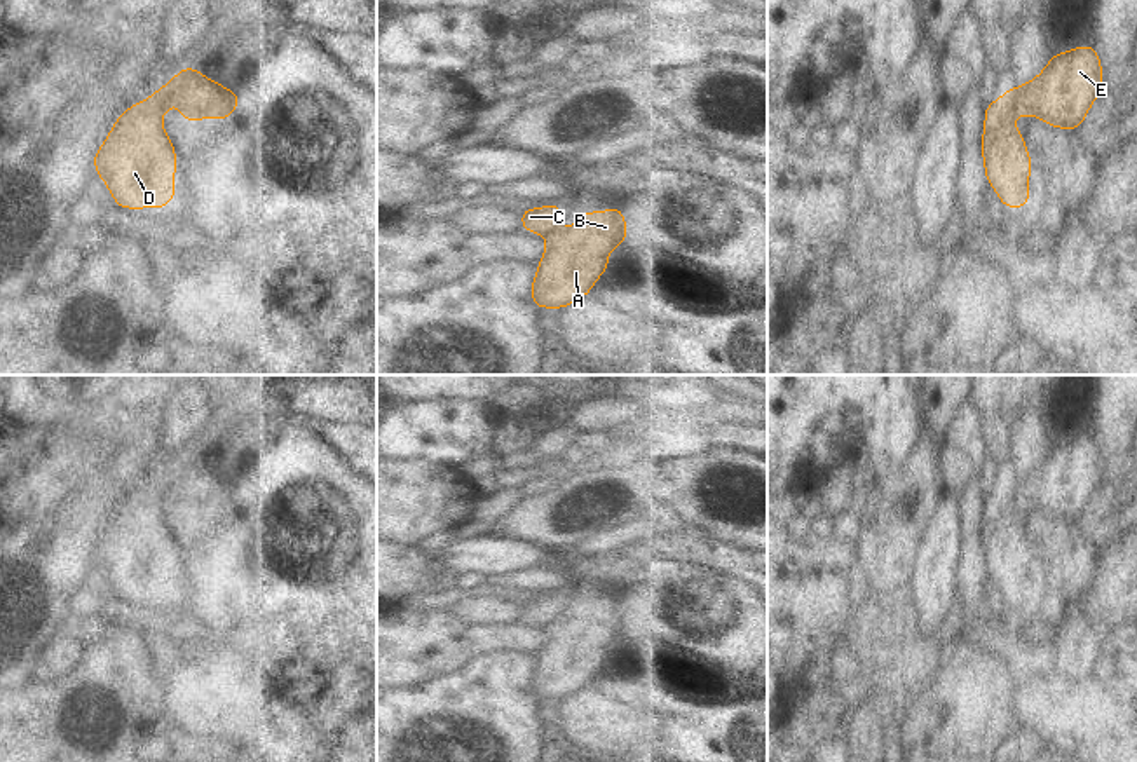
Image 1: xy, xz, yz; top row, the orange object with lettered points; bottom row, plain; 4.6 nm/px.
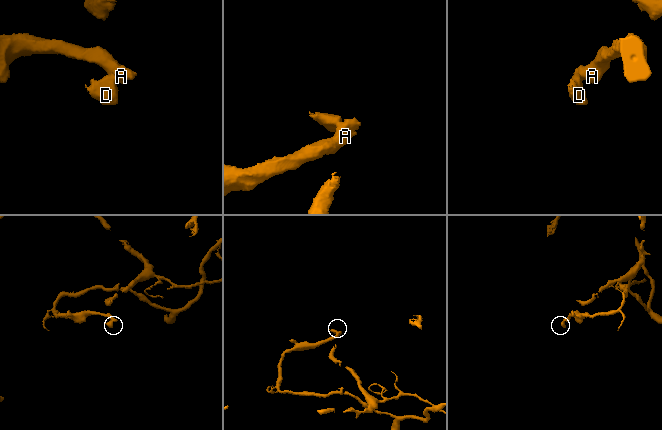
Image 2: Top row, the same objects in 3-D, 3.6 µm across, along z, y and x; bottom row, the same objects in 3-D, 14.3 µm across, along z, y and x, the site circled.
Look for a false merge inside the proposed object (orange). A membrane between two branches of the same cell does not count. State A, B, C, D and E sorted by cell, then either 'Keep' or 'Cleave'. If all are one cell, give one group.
Groups: A B E / C D. Cleave.

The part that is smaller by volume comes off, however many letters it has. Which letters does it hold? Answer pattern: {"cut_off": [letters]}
{"cut_off": ["C", "D"]}

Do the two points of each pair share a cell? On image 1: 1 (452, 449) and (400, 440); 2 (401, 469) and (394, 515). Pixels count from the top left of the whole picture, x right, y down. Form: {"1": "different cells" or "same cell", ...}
{"1": "same cell", "2": "same cell"}

